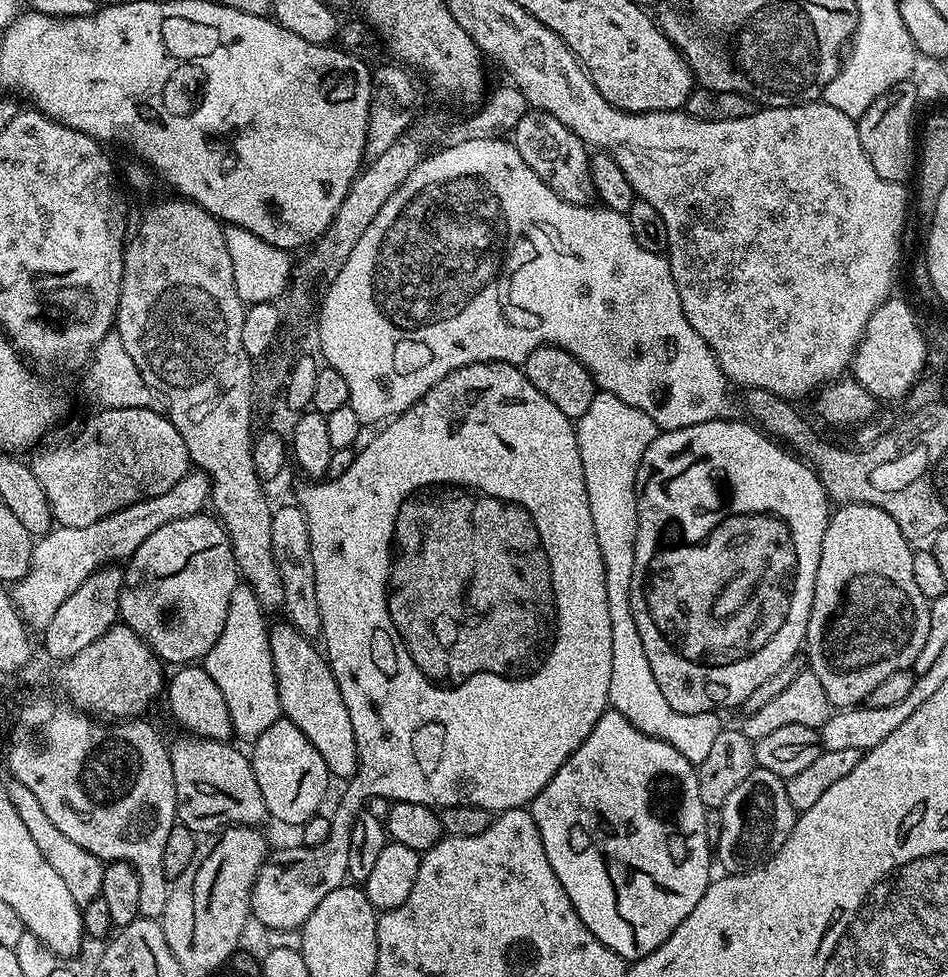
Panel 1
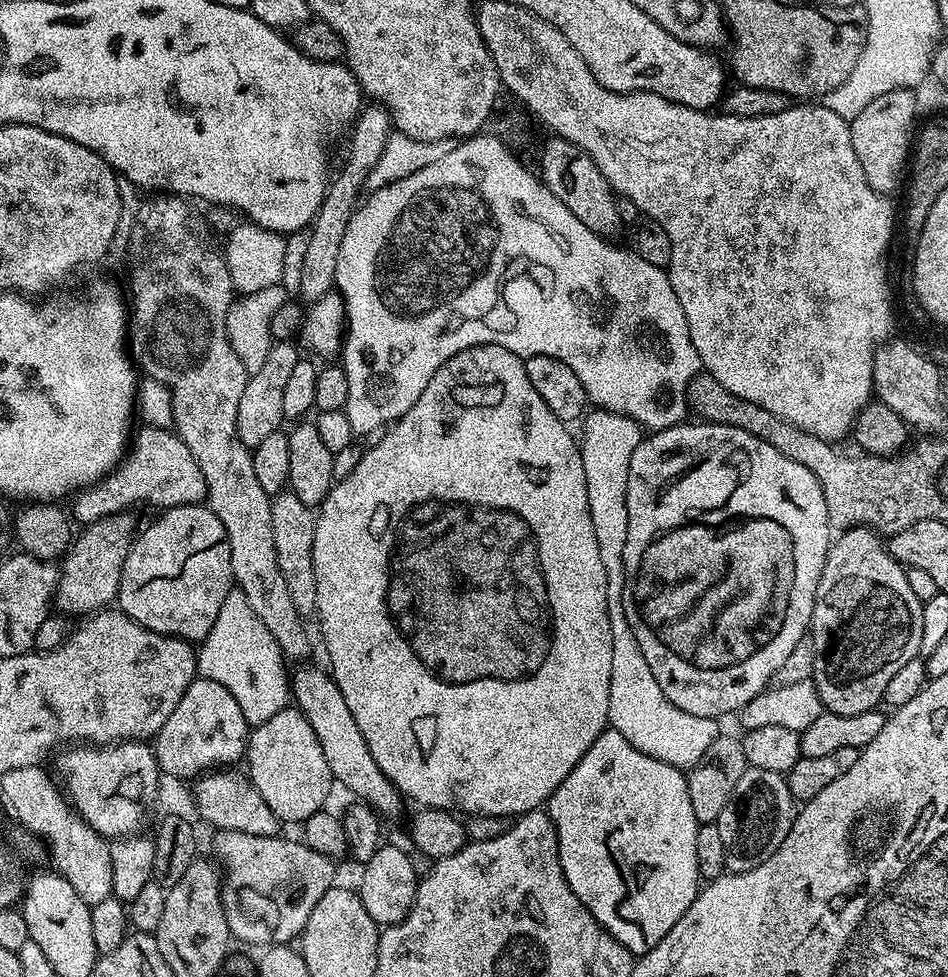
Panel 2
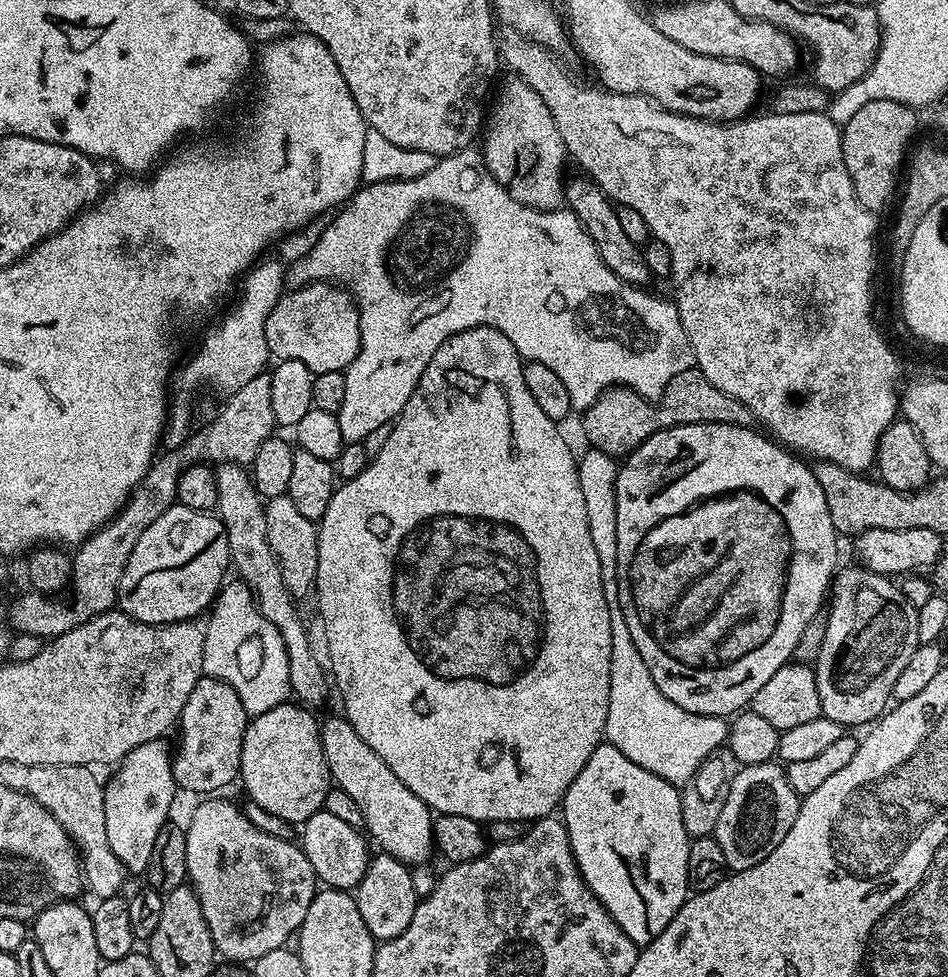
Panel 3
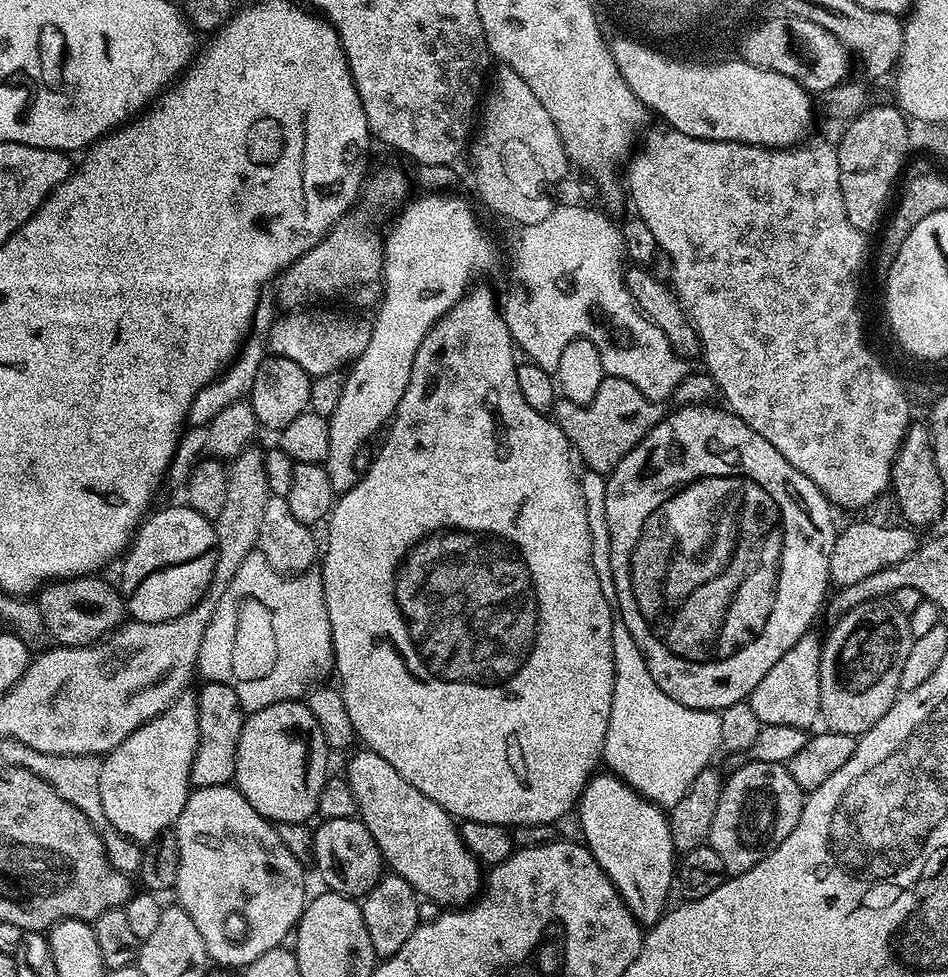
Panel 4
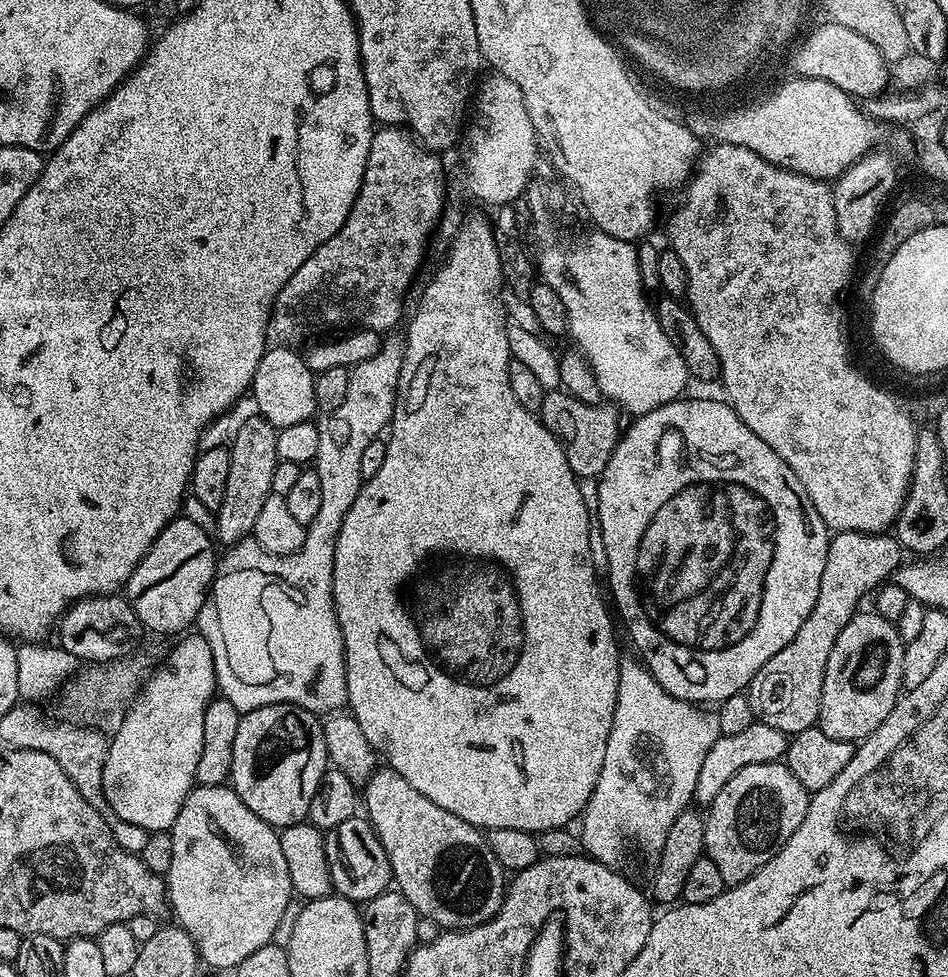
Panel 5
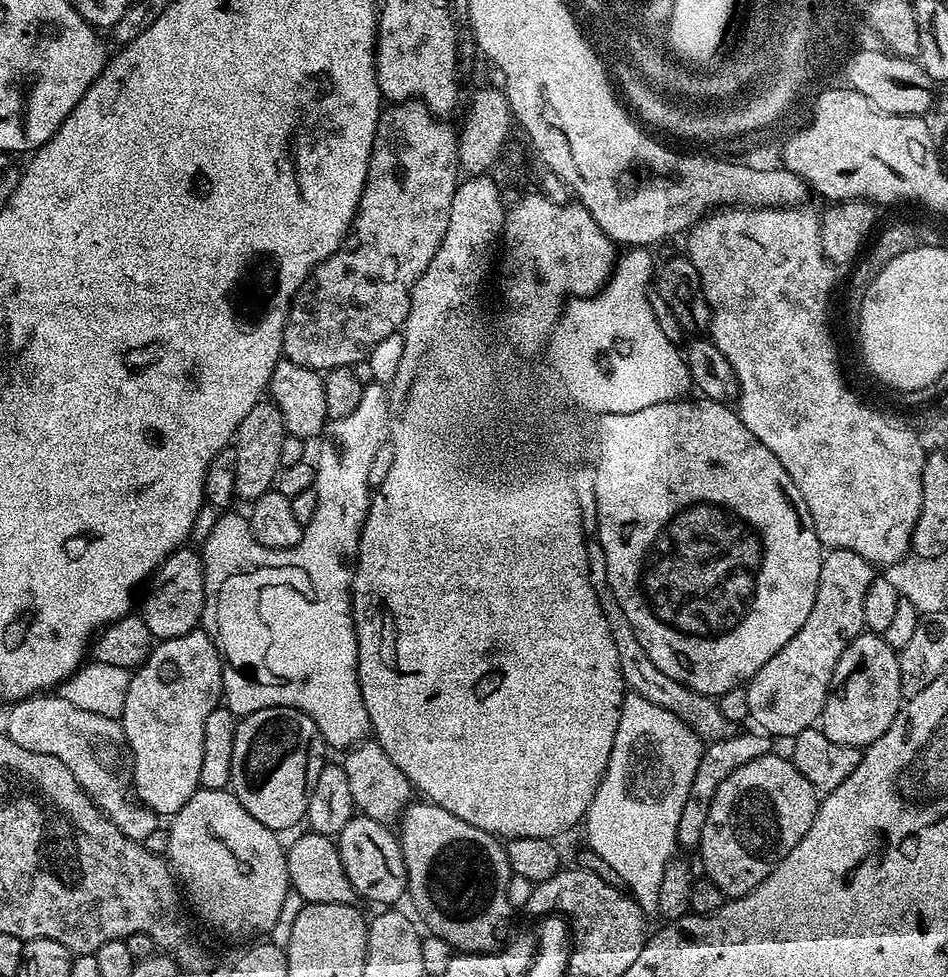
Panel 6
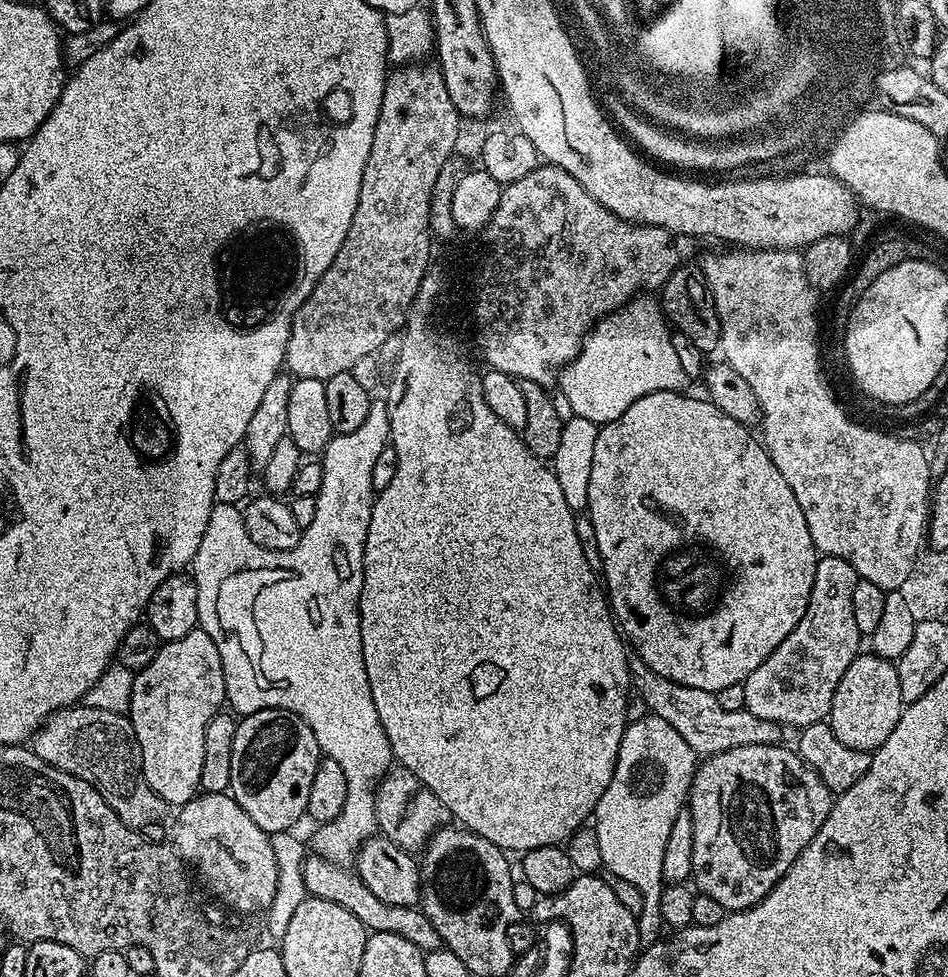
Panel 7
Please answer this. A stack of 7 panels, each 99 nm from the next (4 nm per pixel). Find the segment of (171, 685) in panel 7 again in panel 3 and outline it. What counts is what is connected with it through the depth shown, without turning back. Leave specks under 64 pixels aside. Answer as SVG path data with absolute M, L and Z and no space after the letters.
M167 739L151 740L126 754L120 761L112 781L104 784L104 809L106 810L106 838L110 842L110 850L118 854L118 862L122 862L125 873L147 873L150 854L154 851L154 838L158 838L158 830L169 823L172 812L172 799L178 796L178 789L172 773L172 757L174 755Z

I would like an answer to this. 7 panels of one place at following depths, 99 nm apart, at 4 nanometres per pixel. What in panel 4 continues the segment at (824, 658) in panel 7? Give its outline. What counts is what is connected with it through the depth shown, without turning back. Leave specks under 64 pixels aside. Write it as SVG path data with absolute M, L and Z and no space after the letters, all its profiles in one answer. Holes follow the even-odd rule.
M860 520L849 528L841 527L836 533L834 550L830 554L829 581L838 588L862 582L862 578L878 574L878 570L886 570L886 566L894 566L916 551L917 533L911 527L897 524L871 524L868 520ZM809 634L798 638L774 666L754 686L750 703L754 714L758 714L761 725L773 724L774 726L794 726L795 728L811 729L815 720L821 719L820 715L820 650L821 637Z

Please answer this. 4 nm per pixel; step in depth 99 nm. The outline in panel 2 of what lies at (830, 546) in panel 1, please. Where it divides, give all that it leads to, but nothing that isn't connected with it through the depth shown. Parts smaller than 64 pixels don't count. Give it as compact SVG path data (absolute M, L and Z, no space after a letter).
M850 528L837 536L840 537L837 540L835 537L828 549L826 566L818 582L812 611L810 635L814 674L811 681L815 684L825 709L845 716L873 711L883 701L890 678L894 678L894 674L898 674L898 670L902 670L906 662L921 655L924 606L918 594L910 590L910 582L906 582L904 565L888 553L885 541L873 529Z

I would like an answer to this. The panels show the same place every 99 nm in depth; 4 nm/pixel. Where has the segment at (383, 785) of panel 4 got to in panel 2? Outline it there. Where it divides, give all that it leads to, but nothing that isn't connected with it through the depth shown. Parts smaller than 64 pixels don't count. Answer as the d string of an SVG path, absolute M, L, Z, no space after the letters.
M300 666L297 672L293 671L290 676L290 696L294 701L295 707L300 709L300 713L306 718L306 722L310 722L311 728L314 730L315 736L318 738L318 746L322 746L322 754L326 754L326 766L330 766L332 771L332 779L337 785L340 784L344 788L349 788L353 792L357 801L369 804L372 809L375 810L381 817L387 818L387 816L396 816L400 811L403 810L405 801L402 799L398 789L394 786L394 782L390 782L390 778L386 778L386 774L382 774L382 770L374 762L374 754L370 754L370 746L366 746L366 742L362 738L362 734L358 730L358 726L354 722L354 714L350 714L350 706L346 706L346 698L342 698L342 690L338 690L335 680L332 679L331 675L327 671L324 672L320 668L304 668L308 666Z

